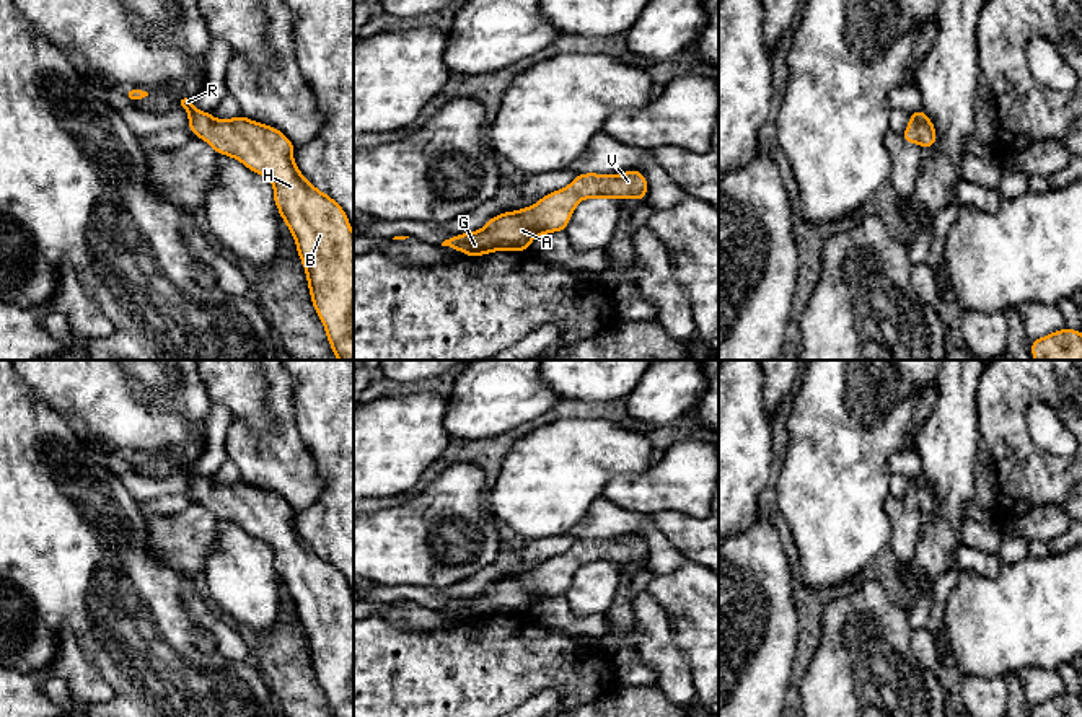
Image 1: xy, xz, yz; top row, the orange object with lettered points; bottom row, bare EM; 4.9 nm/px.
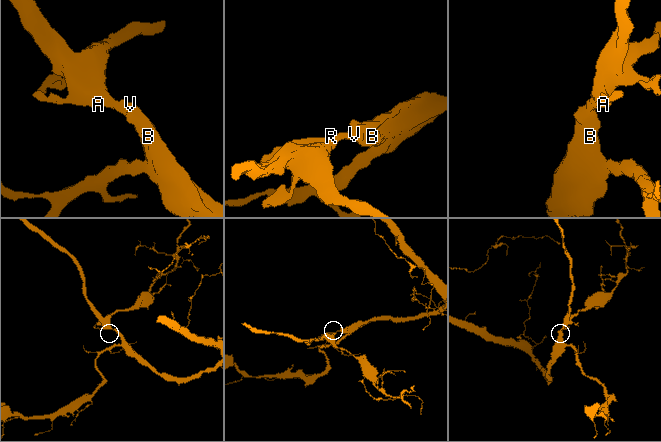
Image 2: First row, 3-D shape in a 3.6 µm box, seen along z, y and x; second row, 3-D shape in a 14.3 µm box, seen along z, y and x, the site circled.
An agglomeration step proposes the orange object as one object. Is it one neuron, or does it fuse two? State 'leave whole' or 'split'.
leave whole

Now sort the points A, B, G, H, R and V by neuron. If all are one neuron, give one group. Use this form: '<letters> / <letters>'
A B G H R V

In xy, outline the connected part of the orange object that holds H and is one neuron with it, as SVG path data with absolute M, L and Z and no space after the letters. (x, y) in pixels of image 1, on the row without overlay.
M181 461L178 473L187 474L187 492L196 504L204 504L218 520L241 526L248 534L272 548L274 567L297 608L310 662L331 714L332 717L354 717L354 596L344 574L300 538L293 526L295 510L275 492L244 481L215 484L212 477L196 474L189 461Z

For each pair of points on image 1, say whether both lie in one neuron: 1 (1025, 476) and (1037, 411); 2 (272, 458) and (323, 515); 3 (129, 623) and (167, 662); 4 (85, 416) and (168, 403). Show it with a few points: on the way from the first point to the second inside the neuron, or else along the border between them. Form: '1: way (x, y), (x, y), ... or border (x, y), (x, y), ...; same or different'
1: border (1033, 400), (1027, 411), (1030, 437), (1064, 458); different
2: border (318, 466), (323, 491), (313, 502), (295, 512); different
3: way (137, 633), (157, 652); same
4: way (106, 403), (147, 403); same

